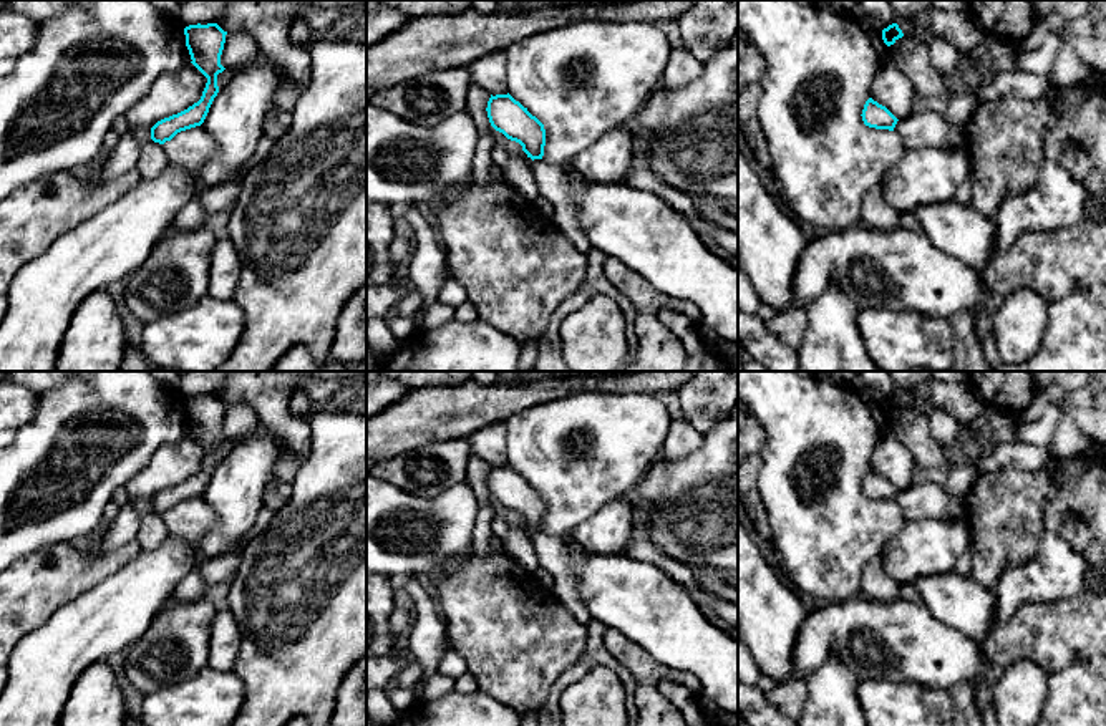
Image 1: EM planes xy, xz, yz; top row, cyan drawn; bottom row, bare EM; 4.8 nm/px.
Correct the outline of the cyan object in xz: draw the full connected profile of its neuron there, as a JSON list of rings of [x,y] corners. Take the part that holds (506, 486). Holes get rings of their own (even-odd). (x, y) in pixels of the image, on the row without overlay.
[[[507,464],[496,467],[491,466],[486,482],[489,494],[496,502],[502,504],[507,511],[519,514],[522,522],[532,532],[542,530],[546,501],[527,479]]]

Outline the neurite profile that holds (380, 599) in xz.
[[[366,572],[366,660],[385,656],[395,650],[398,635],[390,623],[393,610],[391,580]]]

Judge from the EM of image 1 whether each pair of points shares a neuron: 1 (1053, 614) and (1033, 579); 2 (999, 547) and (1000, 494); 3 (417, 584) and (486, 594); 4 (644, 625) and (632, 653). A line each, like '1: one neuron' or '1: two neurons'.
1: two neurons
2: one neuron
3: two neurons
4: two neurons

